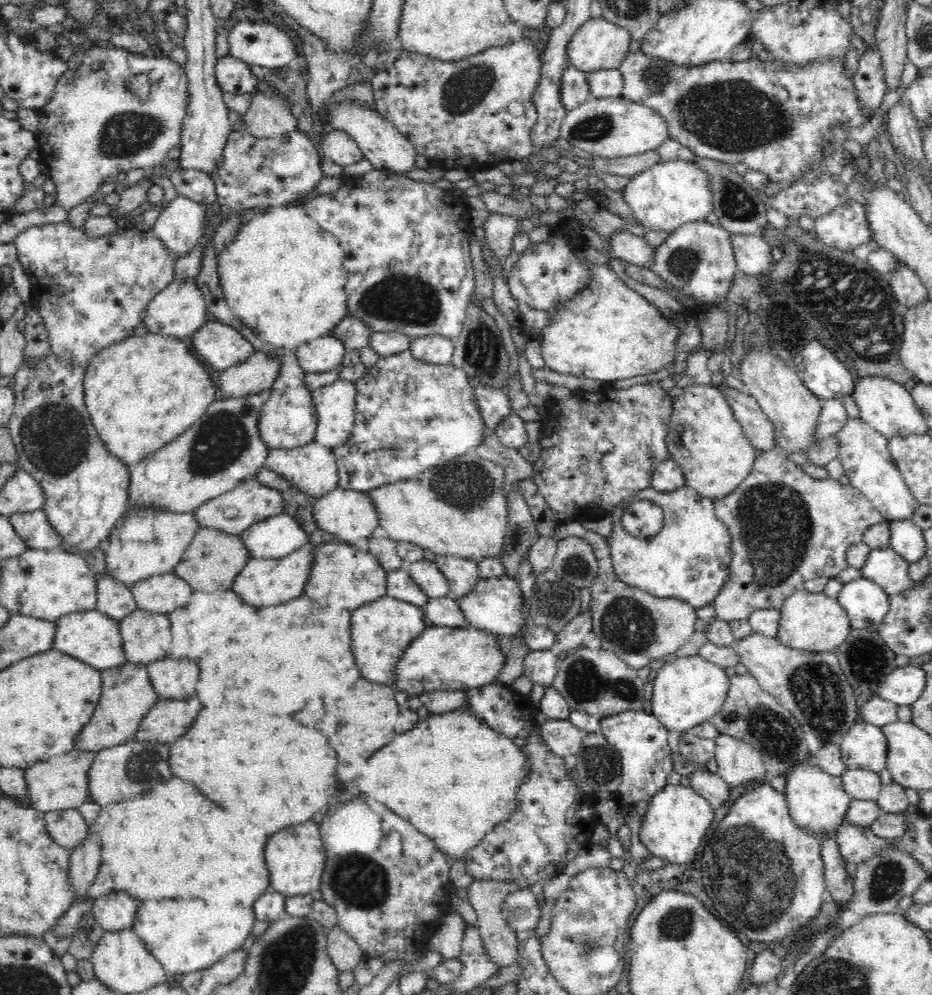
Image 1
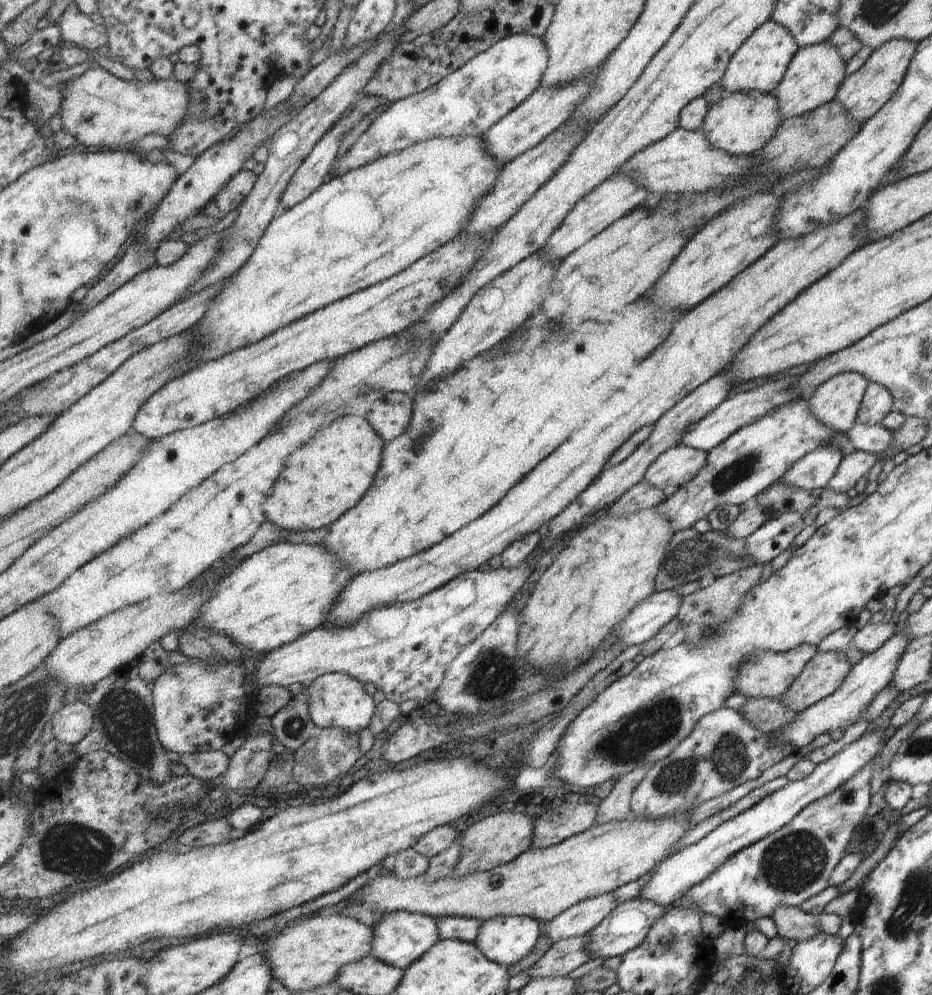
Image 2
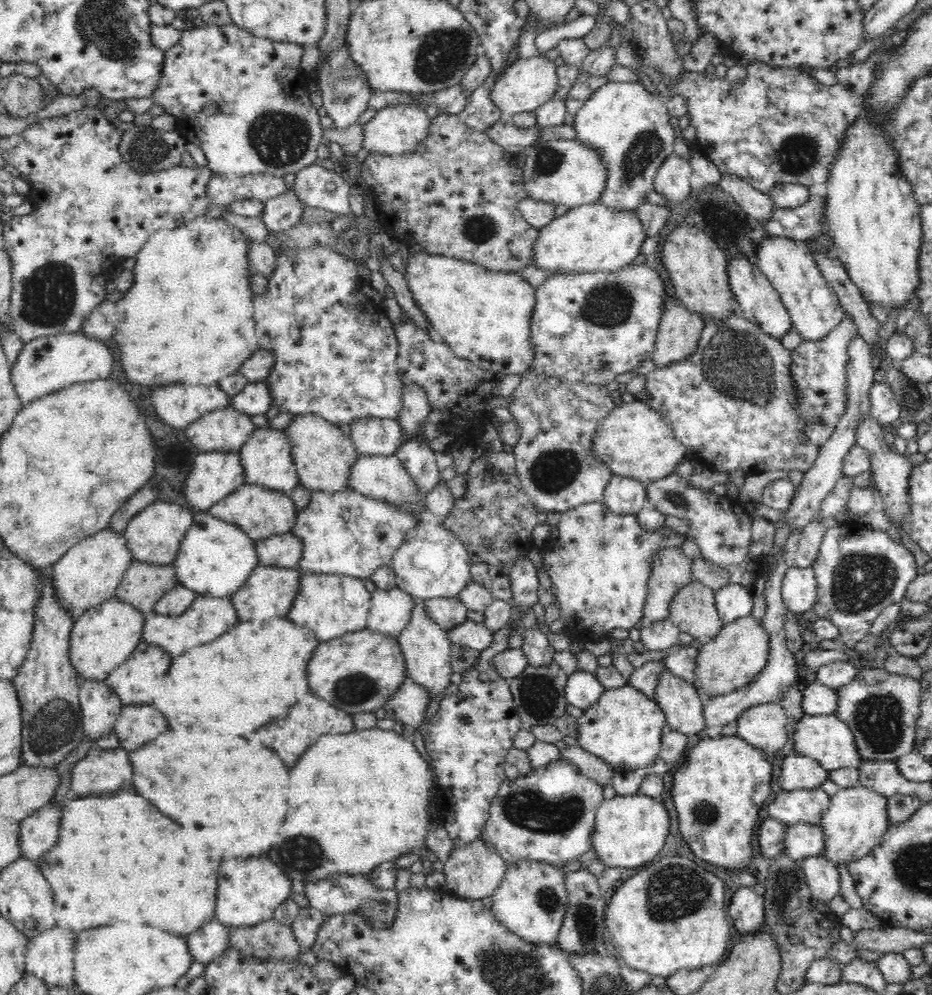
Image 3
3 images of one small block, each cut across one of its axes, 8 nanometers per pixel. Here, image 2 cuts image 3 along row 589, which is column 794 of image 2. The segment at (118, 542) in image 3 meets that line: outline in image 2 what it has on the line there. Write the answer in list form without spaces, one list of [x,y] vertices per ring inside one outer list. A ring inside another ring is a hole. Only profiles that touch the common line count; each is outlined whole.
[[[829,42],[799,47],[790,58],[779,84],[770,94],[777,100],[781,118],[787,120],[833,100],[845,75],[845,63]]]

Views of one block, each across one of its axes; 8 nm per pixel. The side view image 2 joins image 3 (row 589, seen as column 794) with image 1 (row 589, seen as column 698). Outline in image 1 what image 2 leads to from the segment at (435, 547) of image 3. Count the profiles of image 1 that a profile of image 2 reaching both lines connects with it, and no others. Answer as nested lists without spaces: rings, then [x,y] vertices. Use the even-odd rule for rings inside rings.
[[[492,576],[492,578],[478,579],[473,590],[464,596],[456,597],[464,617],[472,624],[472,627],[480,631],[513,637],[524,624],[522,606],[522,592],[514,579],[506,576]]]

